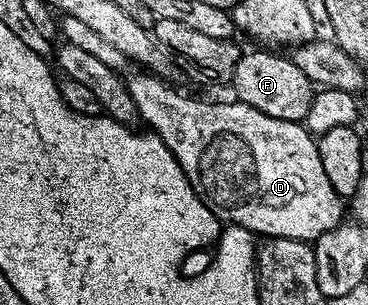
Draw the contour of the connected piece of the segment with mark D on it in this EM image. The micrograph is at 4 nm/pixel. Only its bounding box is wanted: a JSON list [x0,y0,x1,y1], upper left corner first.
[126,71,346,244]

